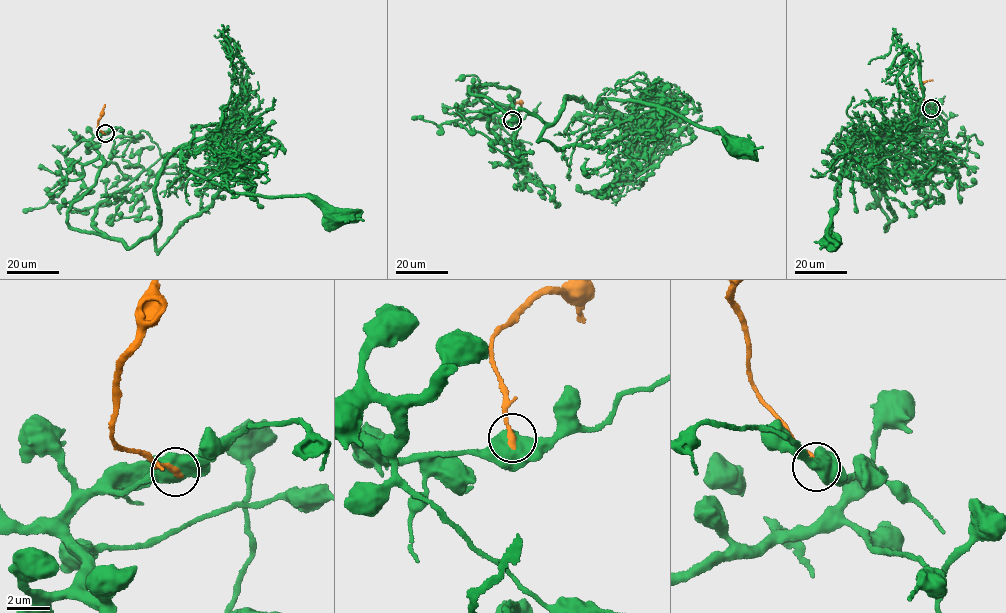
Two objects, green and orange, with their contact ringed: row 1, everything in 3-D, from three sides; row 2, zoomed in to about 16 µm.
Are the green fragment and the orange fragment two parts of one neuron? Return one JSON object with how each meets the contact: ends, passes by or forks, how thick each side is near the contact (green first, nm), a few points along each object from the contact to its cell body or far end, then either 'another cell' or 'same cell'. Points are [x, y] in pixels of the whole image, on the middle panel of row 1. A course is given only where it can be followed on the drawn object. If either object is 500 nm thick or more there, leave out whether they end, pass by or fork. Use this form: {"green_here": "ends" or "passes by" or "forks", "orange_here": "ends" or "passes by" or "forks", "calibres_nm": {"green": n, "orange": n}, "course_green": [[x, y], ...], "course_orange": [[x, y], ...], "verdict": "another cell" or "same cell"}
{"calibres_nm": {"green": 1000, "orange": 260}, "course_green": [[513, 121], [496, 121], [517, 90], [469, 89], [547, 123], [567, 96], [632, 99], [734, 148]], "course_orange": [[513, 120], [510, 108], [516, 103], [520, 103], [522, 111]], "verdict": "another cell"}

